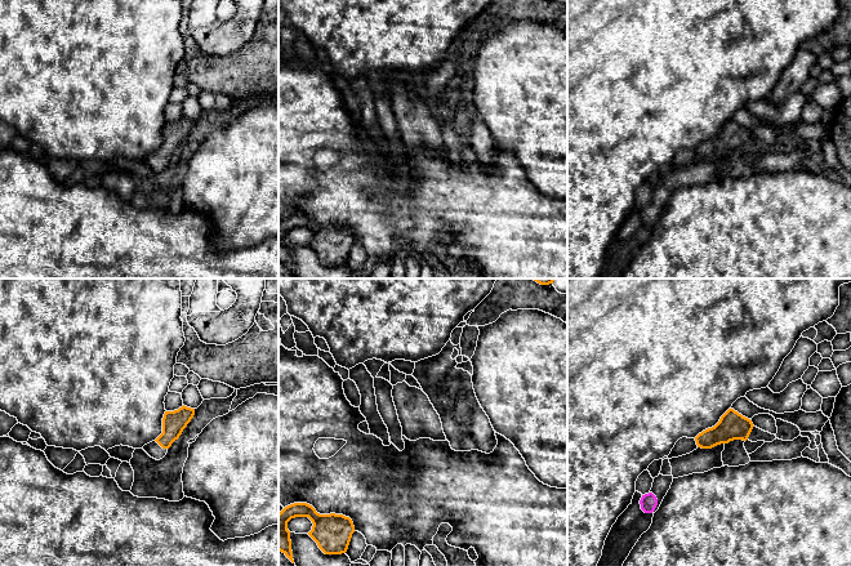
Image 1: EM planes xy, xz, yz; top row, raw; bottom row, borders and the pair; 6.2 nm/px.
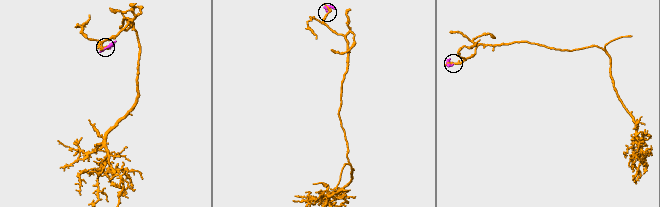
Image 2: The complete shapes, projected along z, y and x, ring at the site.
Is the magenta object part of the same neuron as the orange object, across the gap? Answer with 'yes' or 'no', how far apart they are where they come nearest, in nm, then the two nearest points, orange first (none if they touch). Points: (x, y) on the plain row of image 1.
no; gap 400 nm; span yz (698, 157), (651, 204)

